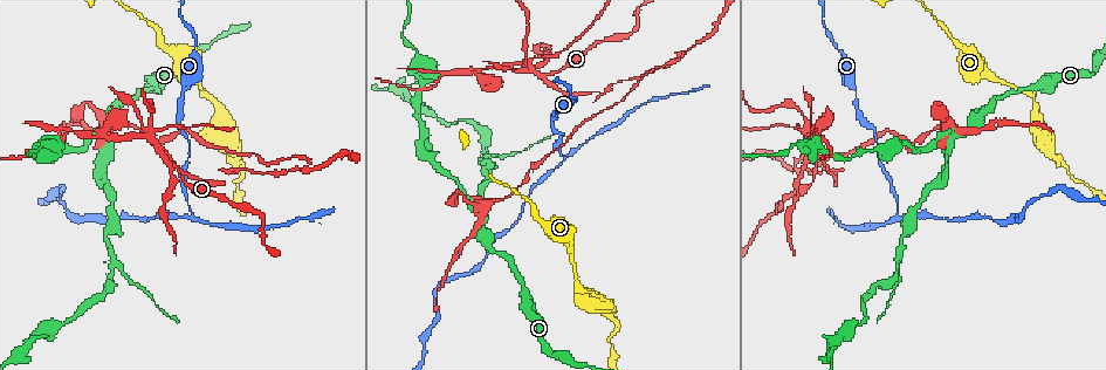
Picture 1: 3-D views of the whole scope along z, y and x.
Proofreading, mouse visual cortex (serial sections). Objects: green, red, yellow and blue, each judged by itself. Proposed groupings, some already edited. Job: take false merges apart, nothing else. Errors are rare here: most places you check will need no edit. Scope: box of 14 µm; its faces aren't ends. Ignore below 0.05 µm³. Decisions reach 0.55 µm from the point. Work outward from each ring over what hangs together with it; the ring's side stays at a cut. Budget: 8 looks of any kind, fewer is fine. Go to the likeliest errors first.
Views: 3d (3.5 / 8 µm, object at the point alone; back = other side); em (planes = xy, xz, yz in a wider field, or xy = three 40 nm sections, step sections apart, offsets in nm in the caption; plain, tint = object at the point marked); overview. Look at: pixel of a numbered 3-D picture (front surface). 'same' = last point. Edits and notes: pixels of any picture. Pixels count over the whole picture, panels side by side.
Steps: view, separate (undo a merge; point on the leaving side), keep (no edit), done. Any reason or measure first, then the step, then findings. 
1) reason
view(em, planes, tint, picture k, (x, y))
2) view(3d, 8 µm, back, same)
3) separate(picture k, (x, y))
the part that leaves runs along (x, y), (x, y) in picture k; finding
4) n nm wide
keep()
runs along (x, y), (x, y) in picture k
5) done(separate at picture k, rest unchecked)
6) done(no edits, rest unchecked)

view(3d, 3.5 µm, picture 1, (547, 74))

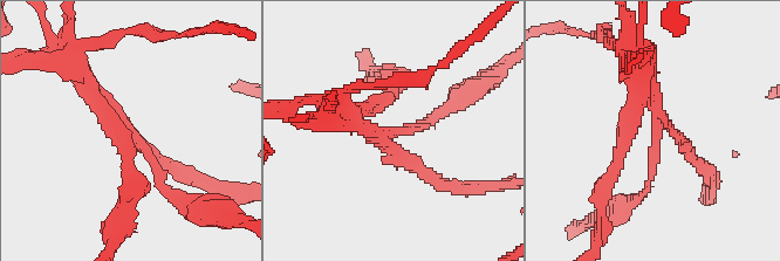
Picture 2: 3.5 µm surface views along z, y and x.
4 arms; arms of 100, 150, 200, 200 nm; need the tissue
view(em, xy, step 2, tint, picture 2, (387, 136))

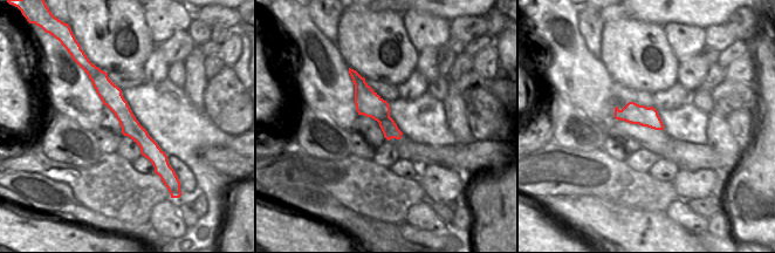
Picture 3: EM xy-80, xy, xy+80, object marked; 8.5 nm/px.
separate(picture 2, (120, 135))
two cells meet here

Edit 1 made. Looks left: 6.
thick turns thin
view(3d, 3.5 µm, picture 1, (194, 216))

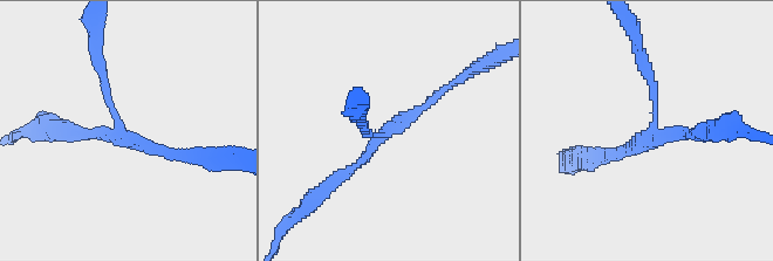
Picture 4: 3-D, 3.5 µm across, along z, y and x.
3 arms; arms of 150, 150, 150 nm
view(em, xy, step 3, tint, picture 4, (118, 128))

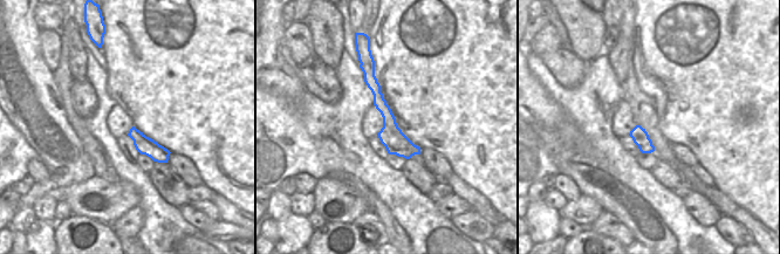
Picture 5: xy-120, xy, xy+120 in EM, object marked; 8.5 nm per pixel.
separate(picture 4, (84, 132))
the part that leaves runs along (116, 132), (34, 129) in picture 4; a second cell is stuck on

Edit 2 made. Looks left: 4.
see it whole again
view(overview)

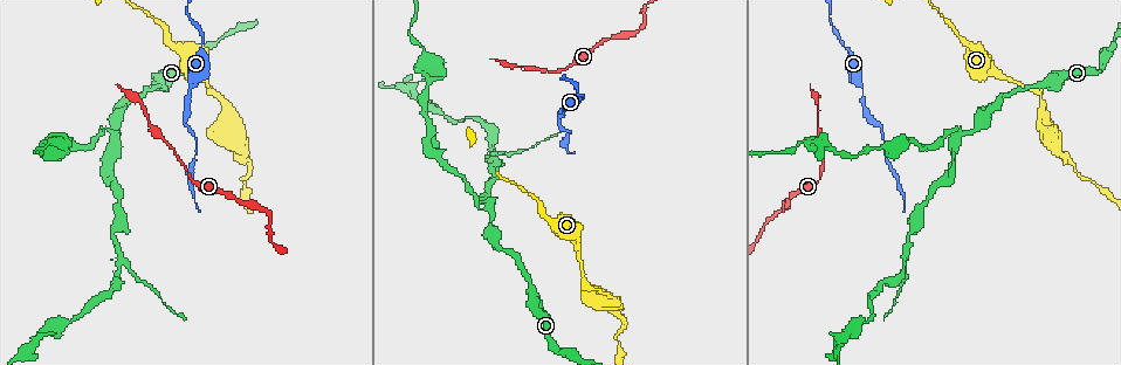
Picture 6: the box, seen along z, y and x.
arms part here
view(3d, 3.5 µm, back, picture 6, (114, 133))

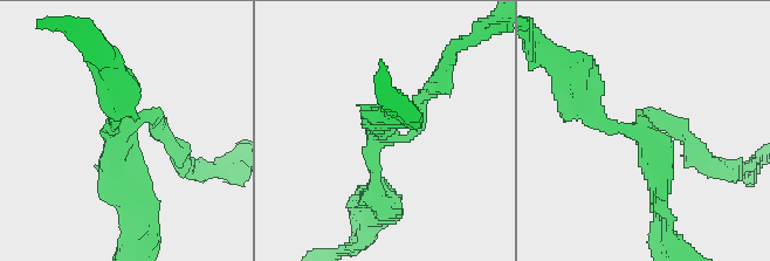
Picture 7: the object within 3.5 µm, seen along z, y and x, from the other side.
3 arms
keep()
runs along (579, 100), (654, 146), (657, 200) in picture 7; one cell here

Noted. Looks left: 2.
done(separate at picture 2, separate at picture 4, rest unchecked)

